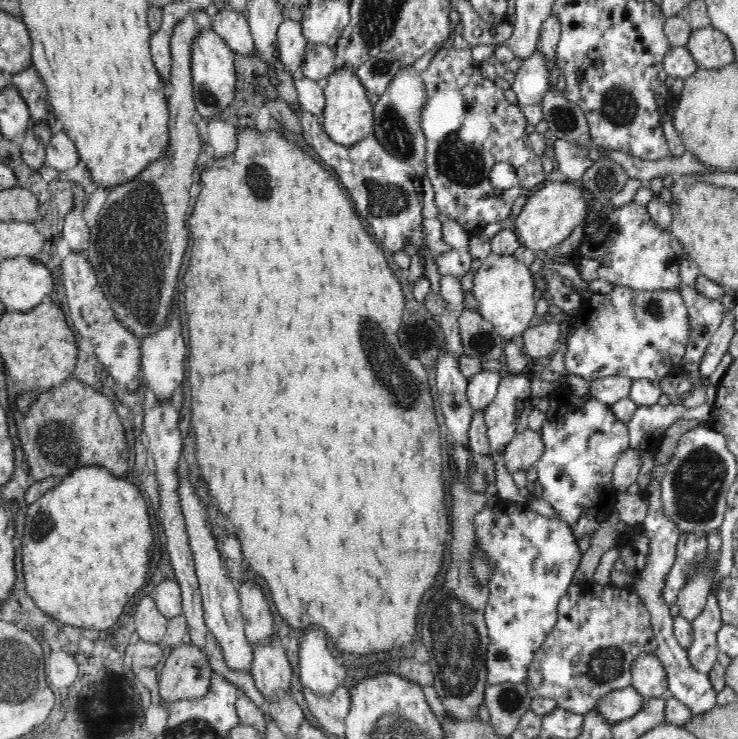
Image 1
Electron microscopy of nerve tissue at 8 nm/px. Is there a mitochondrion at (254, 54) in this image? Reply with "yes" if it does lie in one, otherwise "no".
no

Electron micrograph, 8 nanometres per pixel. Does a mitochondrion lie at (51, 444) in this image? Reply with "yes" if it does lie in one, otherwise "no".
yes

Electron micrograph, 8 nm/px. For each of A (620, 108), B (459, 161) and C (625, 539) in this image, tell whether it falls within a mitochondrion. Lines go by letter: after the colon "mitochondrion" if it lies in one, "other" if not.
A: mitochondrion
B: mitochondrion
C: other

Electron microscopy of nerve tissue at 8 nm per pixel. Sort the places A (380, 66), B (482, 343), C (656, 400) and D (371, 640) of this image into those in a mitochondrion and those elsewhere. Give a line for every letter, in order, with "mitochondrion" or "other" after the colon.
A: mitochondrion
B: mitochondrion
C: other
D: other

